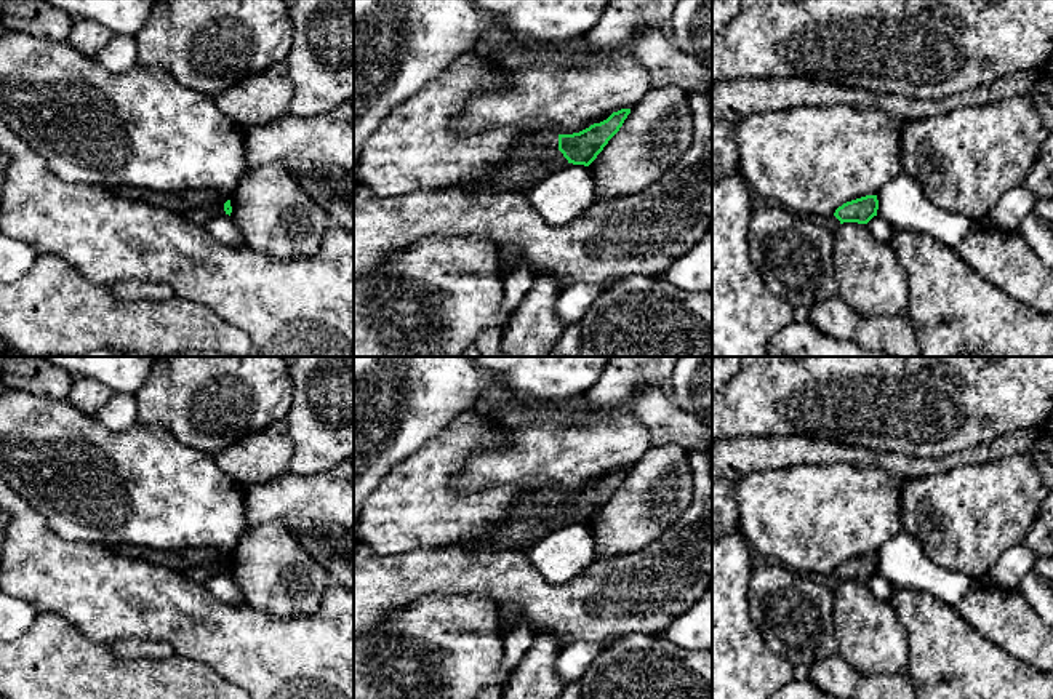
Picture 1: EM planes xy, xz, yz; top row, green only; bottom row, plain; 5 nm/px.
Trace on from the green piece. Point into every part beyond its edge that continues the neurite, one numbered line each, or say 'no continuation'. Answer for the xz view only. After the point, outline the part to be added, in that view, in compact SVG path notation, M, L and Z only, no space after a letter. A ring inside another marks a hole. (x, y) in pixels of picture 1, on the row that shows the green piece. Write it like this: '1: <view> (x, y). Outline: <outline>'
1: xz (530, 165). Outline: M526 146L499 171L483 181L461 186L467 192L531 192L541 181L568 165L563 154L552 147Z

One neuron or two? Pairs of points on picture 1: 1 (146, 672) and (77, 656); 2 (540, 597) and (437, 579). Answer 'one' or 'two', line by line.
1: one
2: one

